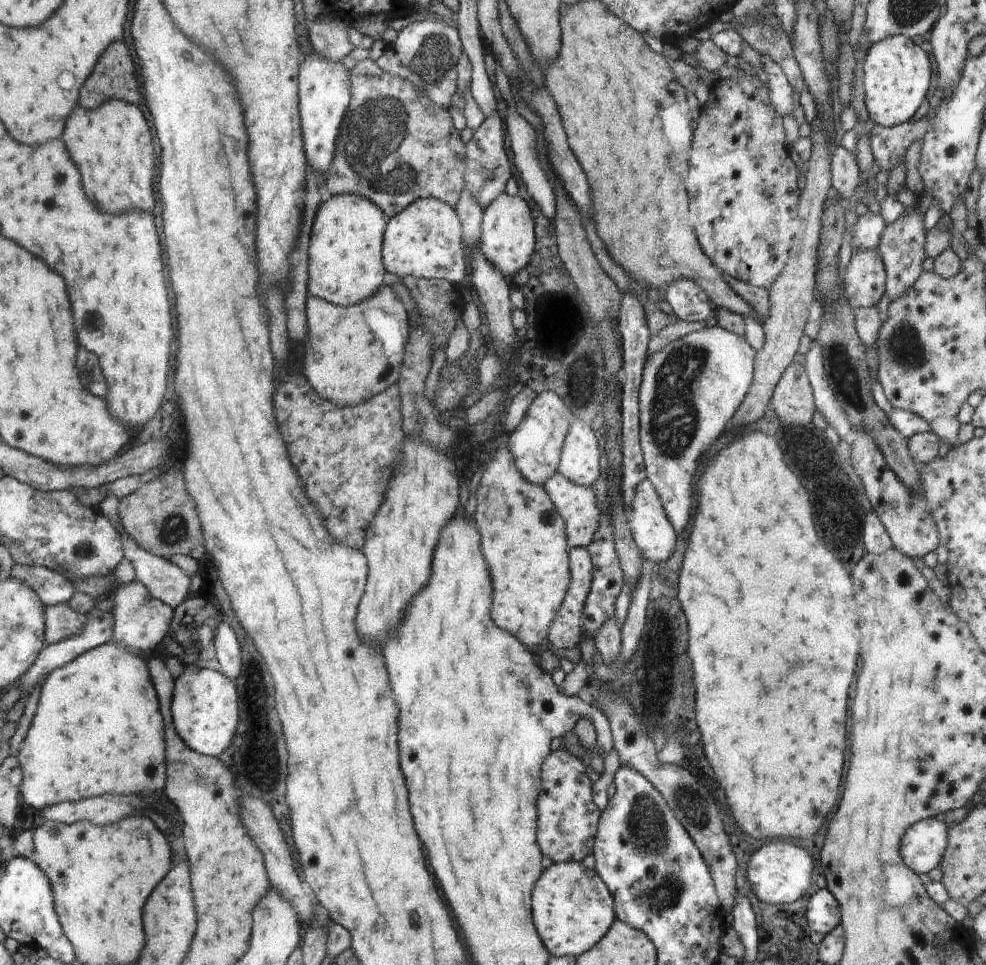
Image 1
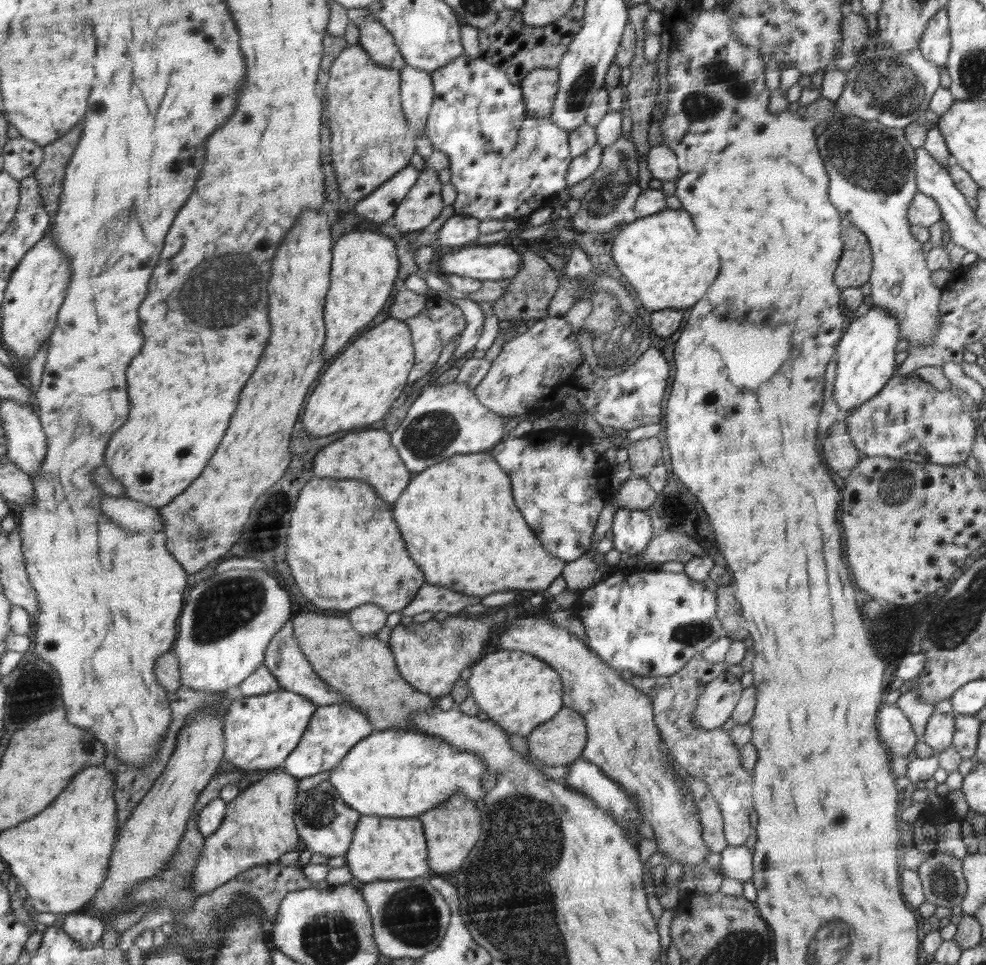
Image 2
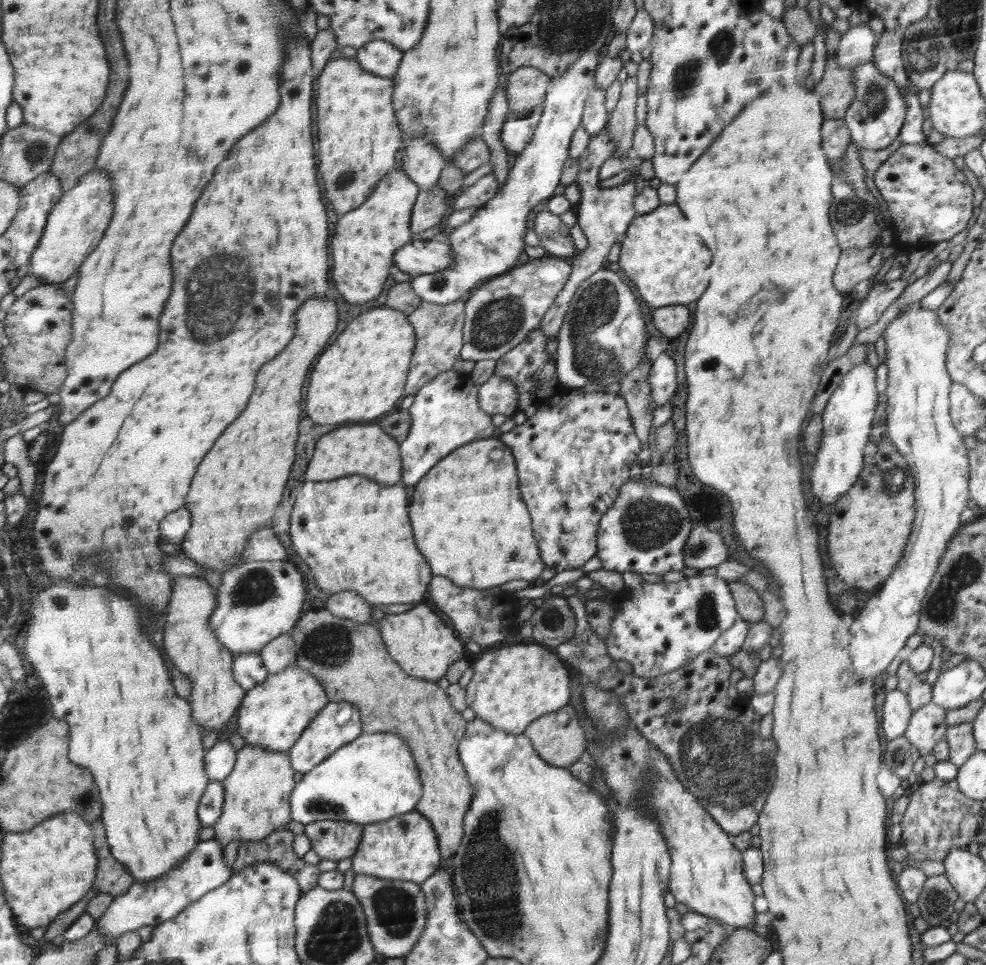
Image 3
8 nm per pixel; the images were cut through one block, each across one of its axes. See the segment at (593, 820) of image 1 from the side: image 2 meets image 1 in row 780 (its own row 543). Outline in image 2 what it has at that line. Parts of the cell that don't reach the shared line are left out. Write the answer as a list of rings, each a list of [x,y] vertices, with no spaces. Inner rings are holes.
[[[533,431],[526,436],[511,435],[508,440],[496,444],[489,453],[508,474],[514,492],[514,502],[543,547],[552,553],[552,556],[560,557],[567,562],[580,558],[591,548],[598,515],[612,495],[610,480],[602,480],[602,475],[596,476],[601,454],[594,452],[590,446],[588,438],[578,436],[566,439],[566,436],[559,431]]]

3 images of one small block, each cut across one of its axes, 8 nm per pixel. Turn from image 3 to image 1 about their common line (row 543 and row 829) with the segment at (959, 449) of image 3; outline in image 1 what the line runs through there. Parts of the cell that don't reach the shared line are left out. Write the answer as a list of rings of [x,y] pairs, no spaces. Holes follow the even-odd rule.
[[[942,819],[922,820],[904,840],[904,860],[912,864],[916,873],[929,873],[942,863],[948,844],[948,828]]]

